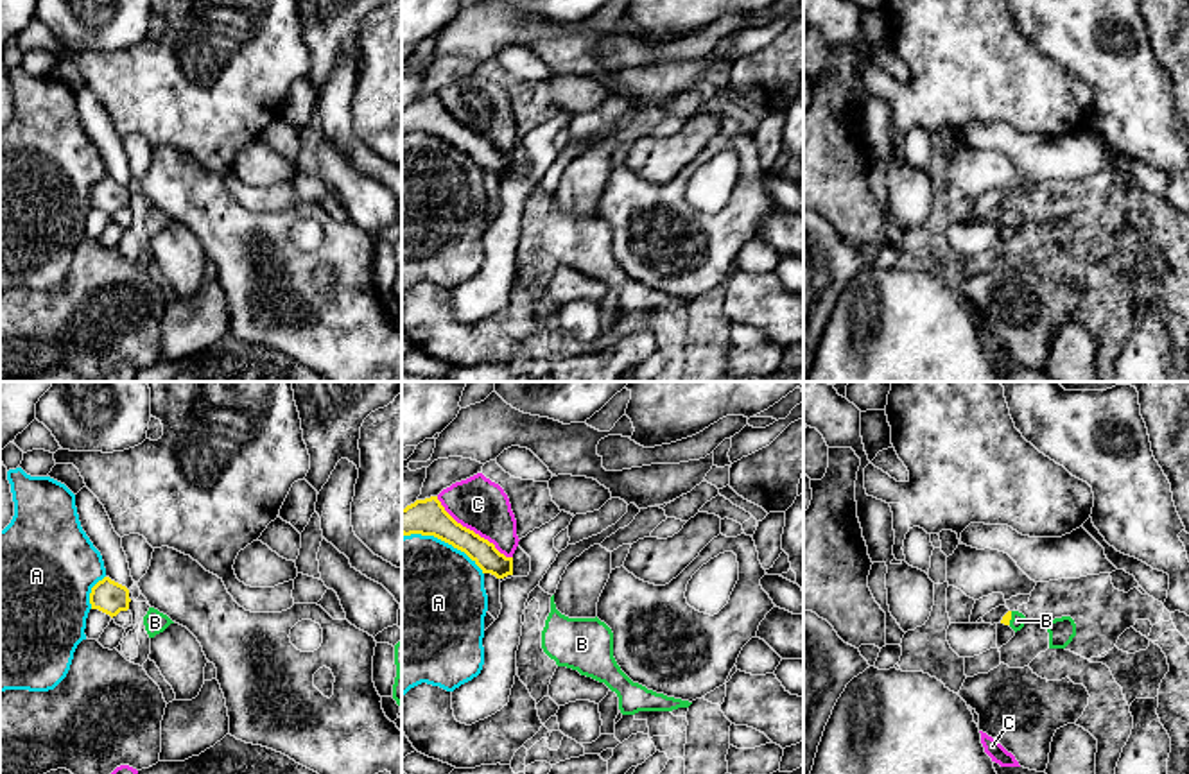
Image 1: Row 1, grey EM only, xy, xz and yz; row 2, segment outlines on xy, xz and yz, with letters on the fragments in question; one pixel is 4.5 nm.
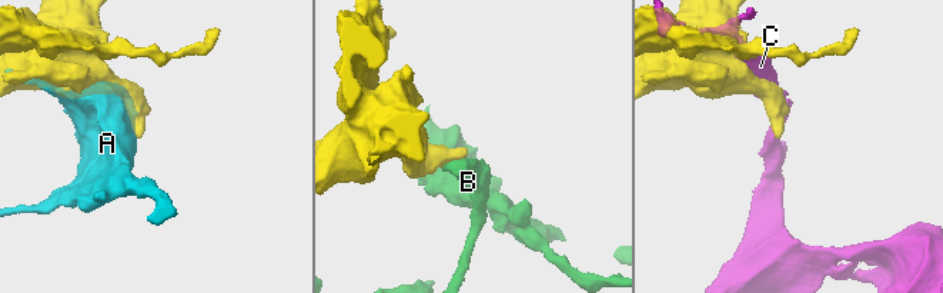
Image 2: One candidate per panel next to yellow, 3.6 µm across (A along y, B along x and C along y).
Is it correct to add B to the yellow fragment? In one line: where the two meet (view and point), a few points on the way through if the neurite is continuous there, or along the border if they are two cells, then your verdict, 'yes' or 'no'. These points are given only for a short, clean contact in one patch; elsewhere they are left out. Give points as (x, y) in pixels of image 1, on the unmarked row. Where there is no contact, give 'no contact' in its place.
meets yellow in yz at (1010, 217); runs through yz (1006, 215), (1010, 217), (1017, 219); yes

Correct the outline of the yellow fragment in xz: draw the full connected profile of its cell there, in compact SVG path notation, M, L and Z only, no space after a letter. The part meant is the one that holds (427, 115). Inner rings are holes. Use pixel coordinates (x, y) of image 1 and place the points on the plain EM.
M438 95L416 99L402 108L402 133L434 134L464 150L482 172L491 172L497 177L513 174L513 156L506 156L493 142L457 122Z

